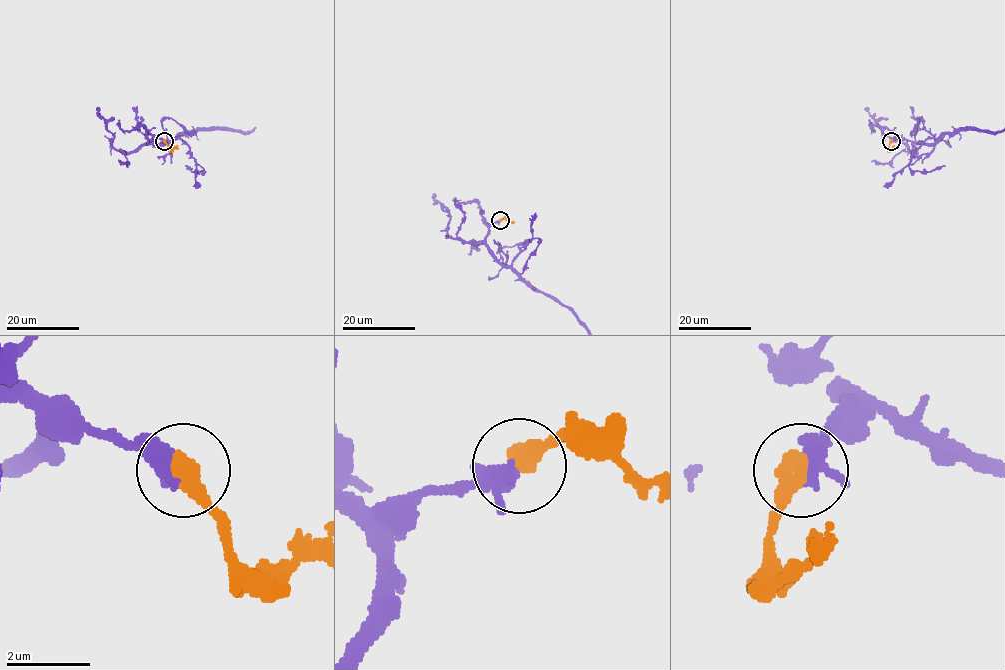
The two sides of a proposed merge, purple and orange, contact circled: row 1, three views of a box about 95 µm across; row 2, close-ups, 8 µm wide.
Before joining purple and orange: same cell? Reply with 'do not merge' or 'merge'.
merge

